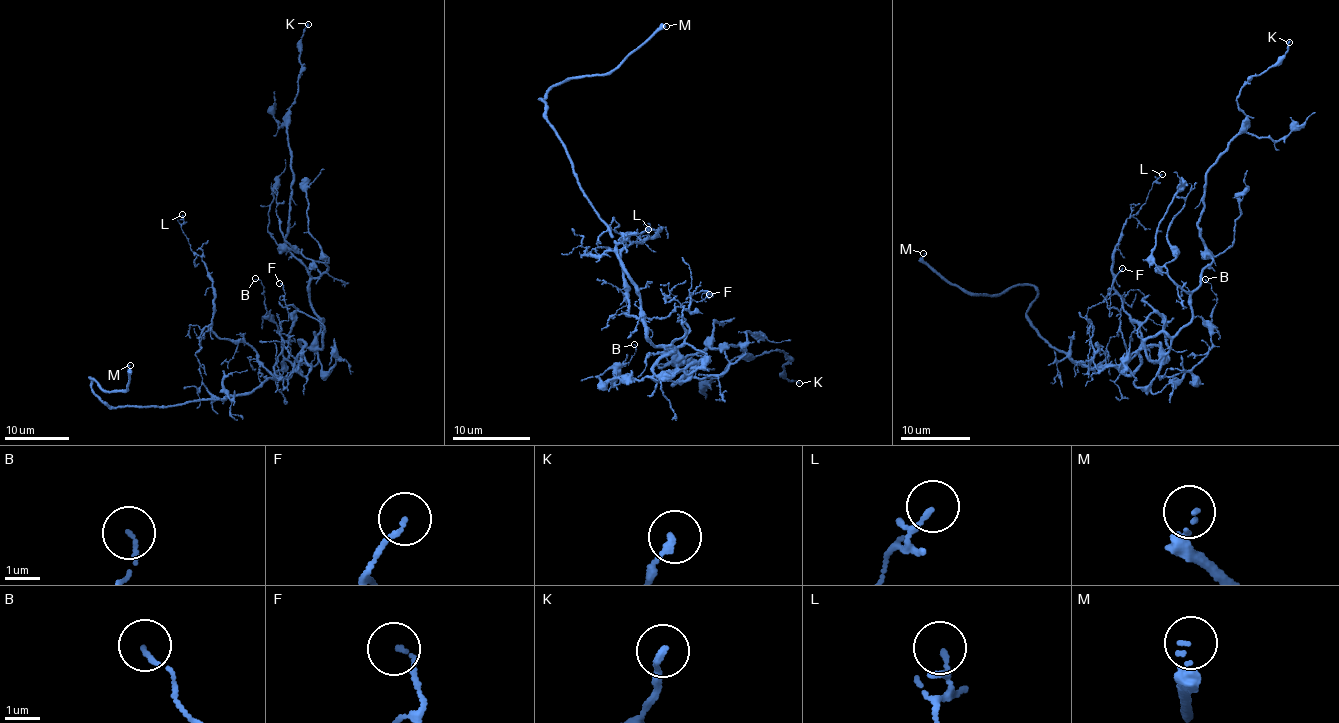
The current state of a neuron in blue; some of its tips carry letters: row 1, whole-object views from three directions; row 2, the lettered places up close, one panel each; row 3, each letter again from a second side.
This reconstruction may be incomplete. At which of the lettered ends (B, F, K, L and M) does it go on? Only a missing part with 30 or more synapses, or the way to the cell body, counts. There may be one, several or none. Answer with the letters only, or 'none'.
M

